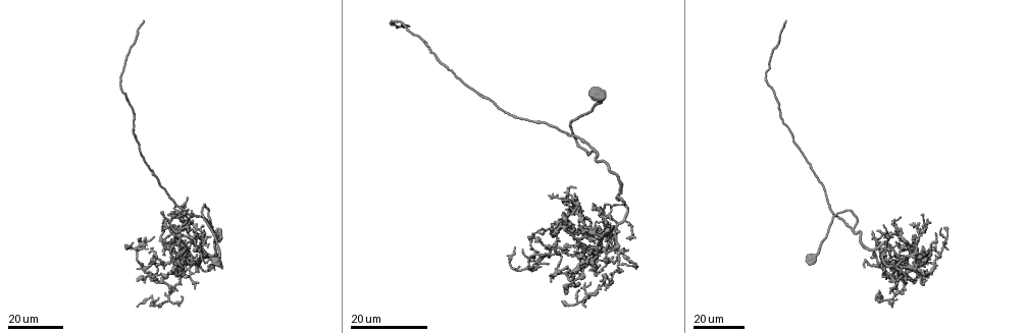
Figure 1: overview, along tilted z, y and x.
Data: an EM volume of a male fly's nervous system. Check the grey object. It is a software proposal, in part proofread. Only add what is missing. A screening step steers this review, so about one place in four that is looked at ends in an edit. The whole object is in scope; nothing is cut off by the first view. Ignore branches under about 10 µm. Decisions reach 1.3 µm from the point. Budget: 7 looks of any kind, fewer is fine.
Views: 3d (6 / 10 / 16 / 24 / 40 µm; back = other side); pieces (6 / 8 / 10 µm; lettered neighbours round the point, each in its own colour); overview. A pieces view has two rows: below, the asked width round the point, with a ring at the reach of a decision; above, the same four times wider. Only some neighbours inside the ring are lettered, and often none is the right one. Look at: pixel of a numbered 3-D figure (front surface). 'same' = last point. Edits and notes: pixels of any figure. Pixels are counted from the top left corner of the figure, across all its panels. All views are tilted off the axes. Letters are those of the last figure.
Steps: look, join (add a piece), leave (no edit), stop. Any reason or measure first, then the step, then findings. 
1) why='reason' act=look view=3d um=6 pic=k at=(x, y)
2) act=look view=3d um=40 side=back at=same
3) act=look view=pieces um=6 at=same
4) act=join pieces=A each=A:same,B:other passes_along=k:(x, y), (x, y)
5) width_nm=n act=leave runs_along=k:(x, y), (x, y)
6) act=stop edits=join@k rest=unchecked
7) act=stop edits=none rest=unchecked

why='branch stops here' act=look view=3d um=24 pic=1 at=(928, 277)

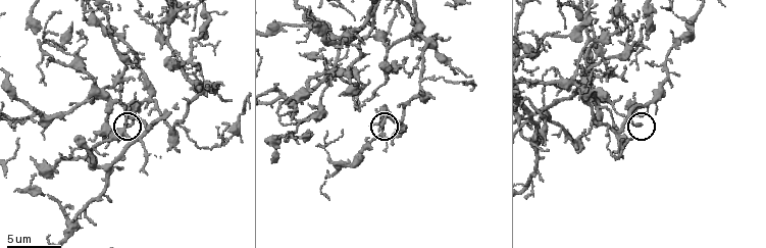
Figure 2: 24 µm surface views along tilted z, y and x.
act=look view=pieces um=8 pic=2 at=(382, 125)

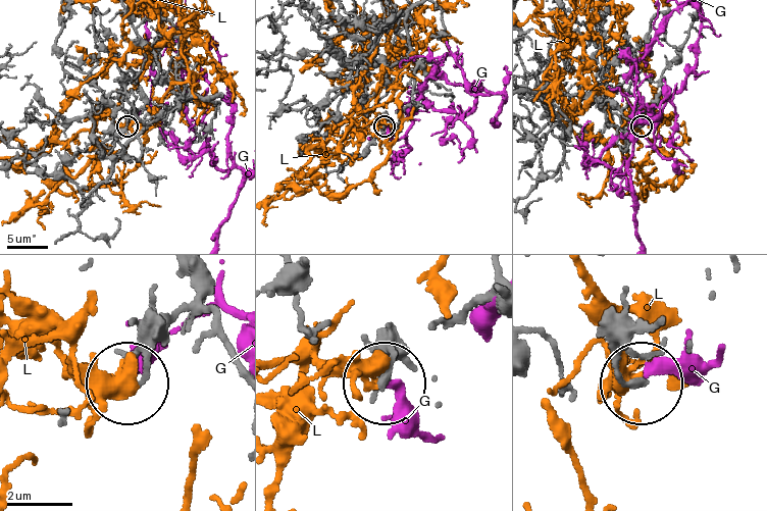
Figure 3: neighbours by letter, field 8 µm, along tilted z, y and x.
act=leave each=G:other,L:other runs_along=3:(238, 356), (212, 312), (186, 304), (128, 381) found='none of them fits'

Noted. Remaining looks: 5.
why='branch stops here' act=look view=3d um=16 pic=1 at=(139, 279)

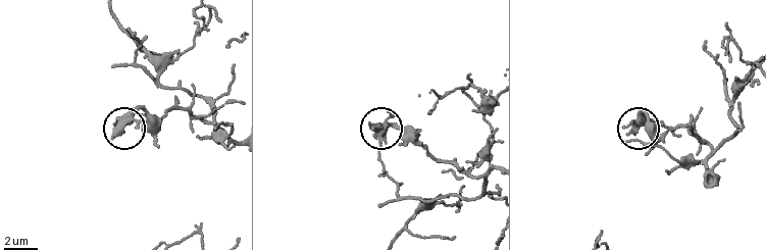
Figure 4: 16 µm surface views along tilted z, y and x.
act=look view=pieces um=10 pic=4 at=(113, 134)

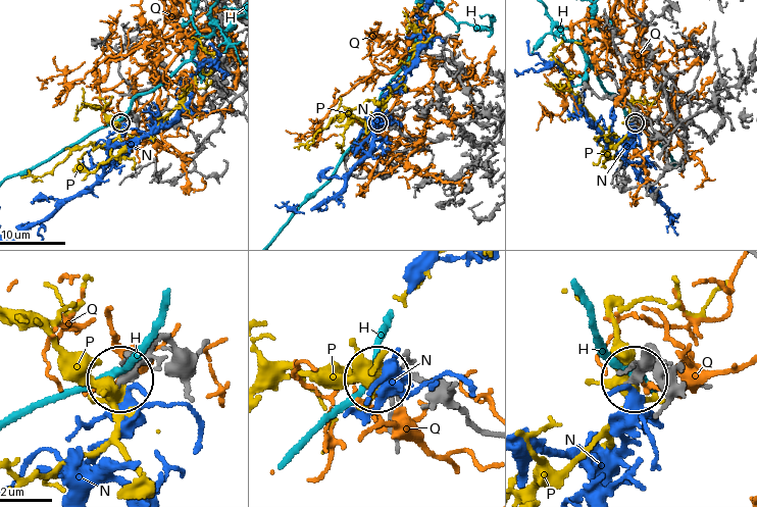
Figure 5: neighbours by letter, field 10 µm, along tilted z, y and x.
act=leave each=H:other,N:other,P:other,Q:other found='none of them fits'

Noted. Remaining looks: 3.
why='thin end' act=look view=pieces um=10 pic=2 at=(221, 135)

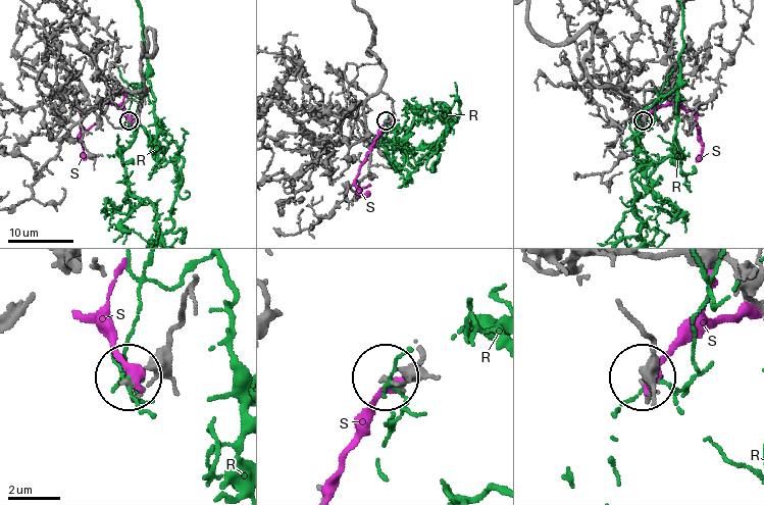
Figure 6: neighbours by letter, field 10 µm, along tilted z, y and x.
width_nm=180 act=leave each=R:other,S:other found='no lettered piece goes on from it'

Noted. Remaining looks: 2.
act=stop edits=none rest=unchecked

